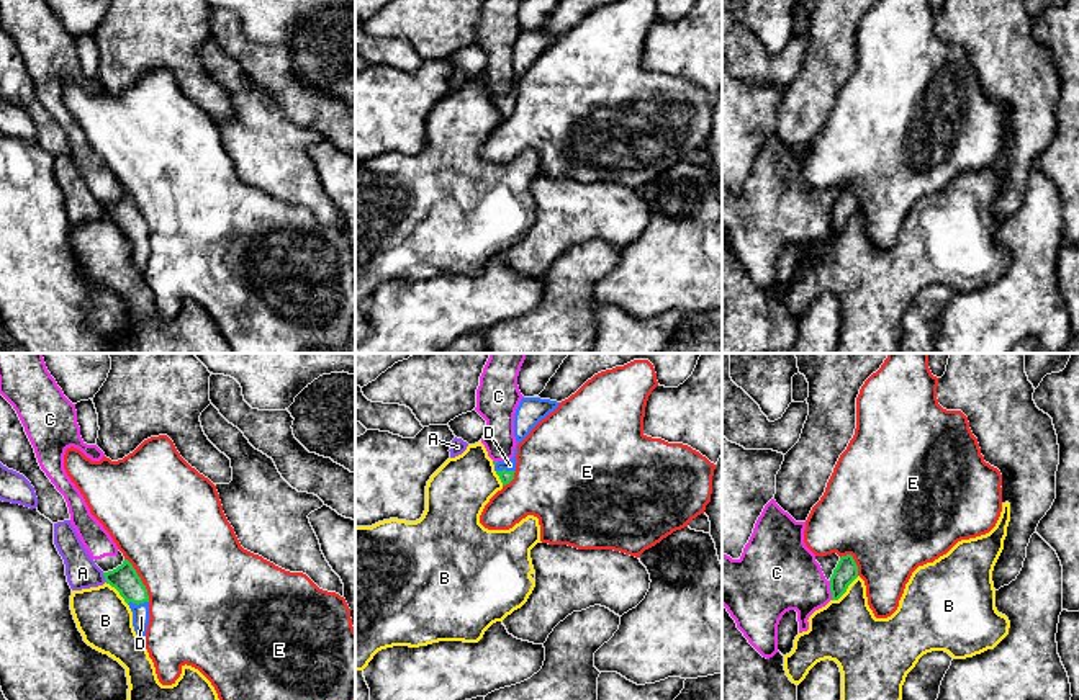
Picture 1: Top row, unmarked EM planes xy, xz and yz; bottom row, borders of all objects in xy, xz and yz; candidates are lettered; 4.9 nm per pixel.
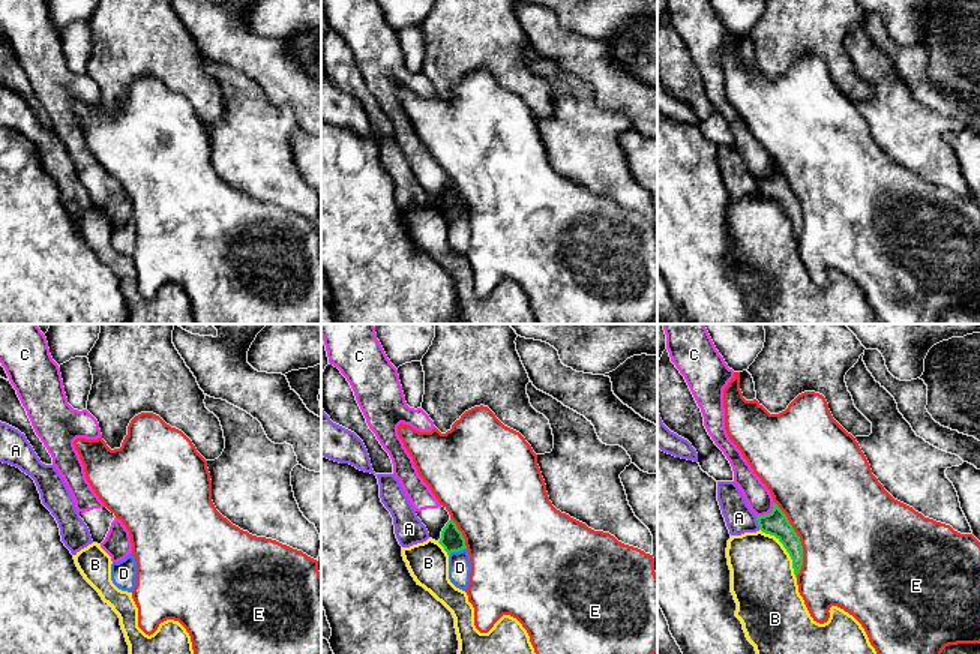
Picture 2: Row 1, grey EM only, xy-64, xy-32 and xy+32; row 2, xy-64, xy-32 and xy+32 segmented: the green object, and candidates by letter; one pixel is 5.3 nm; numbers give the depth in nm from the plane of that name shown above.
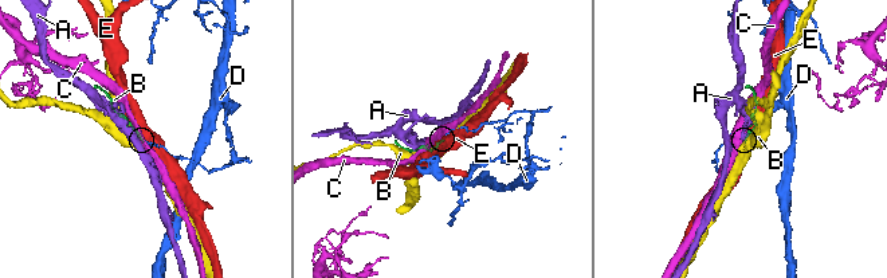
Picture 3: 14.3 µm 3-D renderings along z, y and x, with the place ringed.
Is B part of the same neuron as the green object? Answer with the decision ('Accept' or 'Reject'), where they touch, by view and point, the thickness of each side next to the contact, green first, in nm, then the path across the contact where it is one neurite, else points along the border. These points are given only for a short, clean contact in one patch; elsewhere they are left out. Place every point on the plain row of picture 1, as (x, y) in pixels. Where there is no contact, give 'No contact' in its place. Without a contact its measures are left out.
Reject. Touches green at yz (845, 224). Thickness 110 nm (green) against 320 nm

